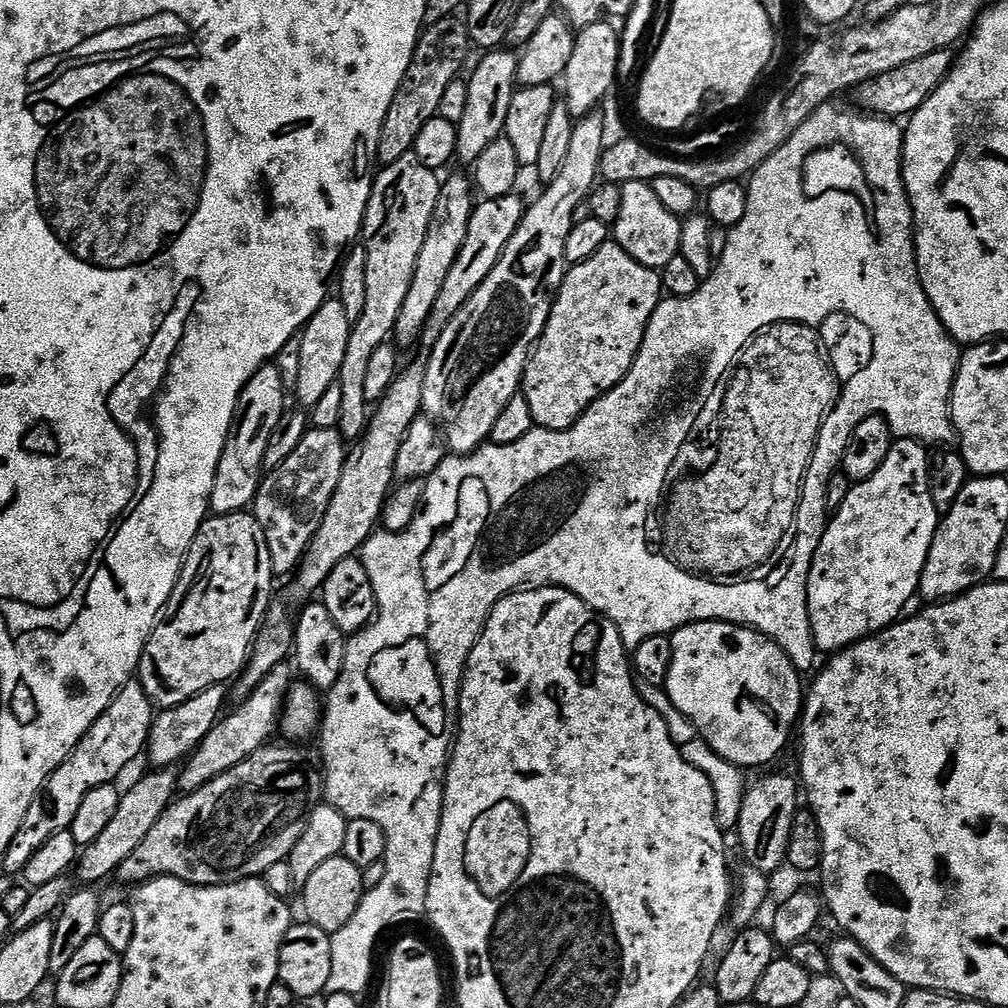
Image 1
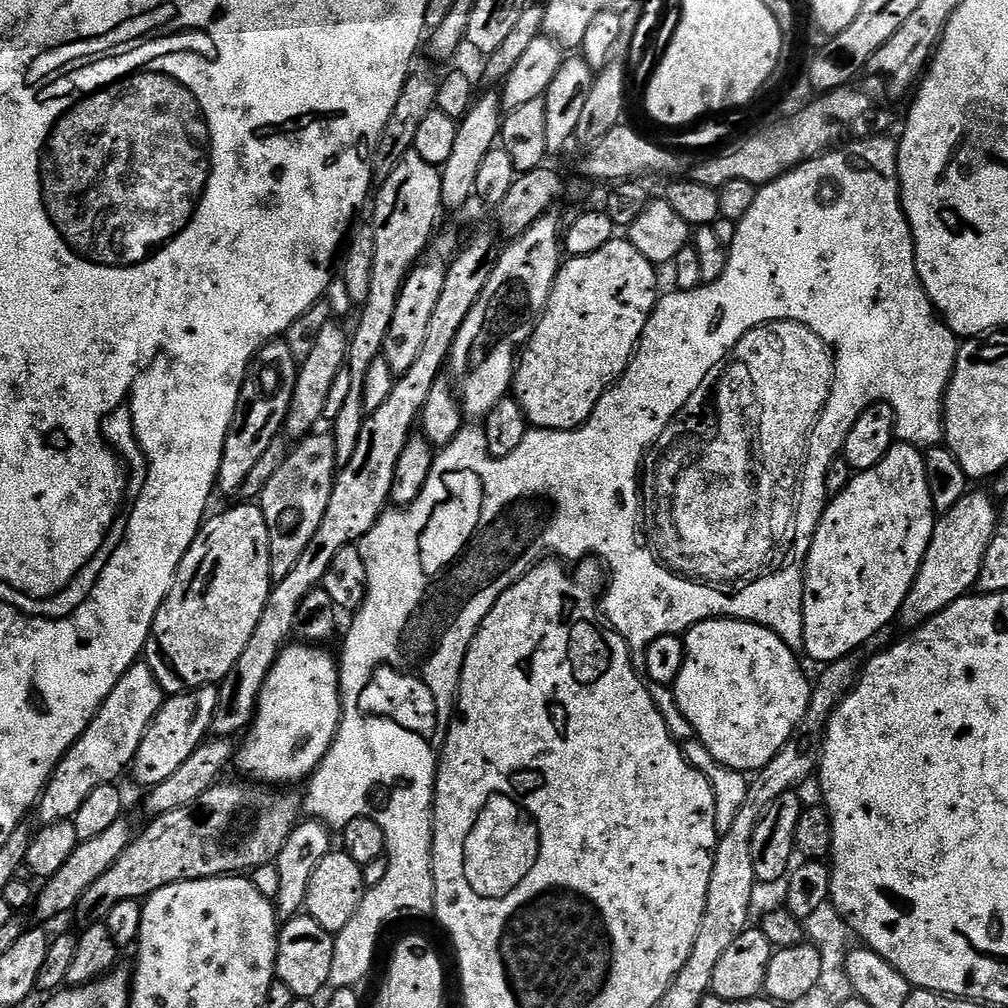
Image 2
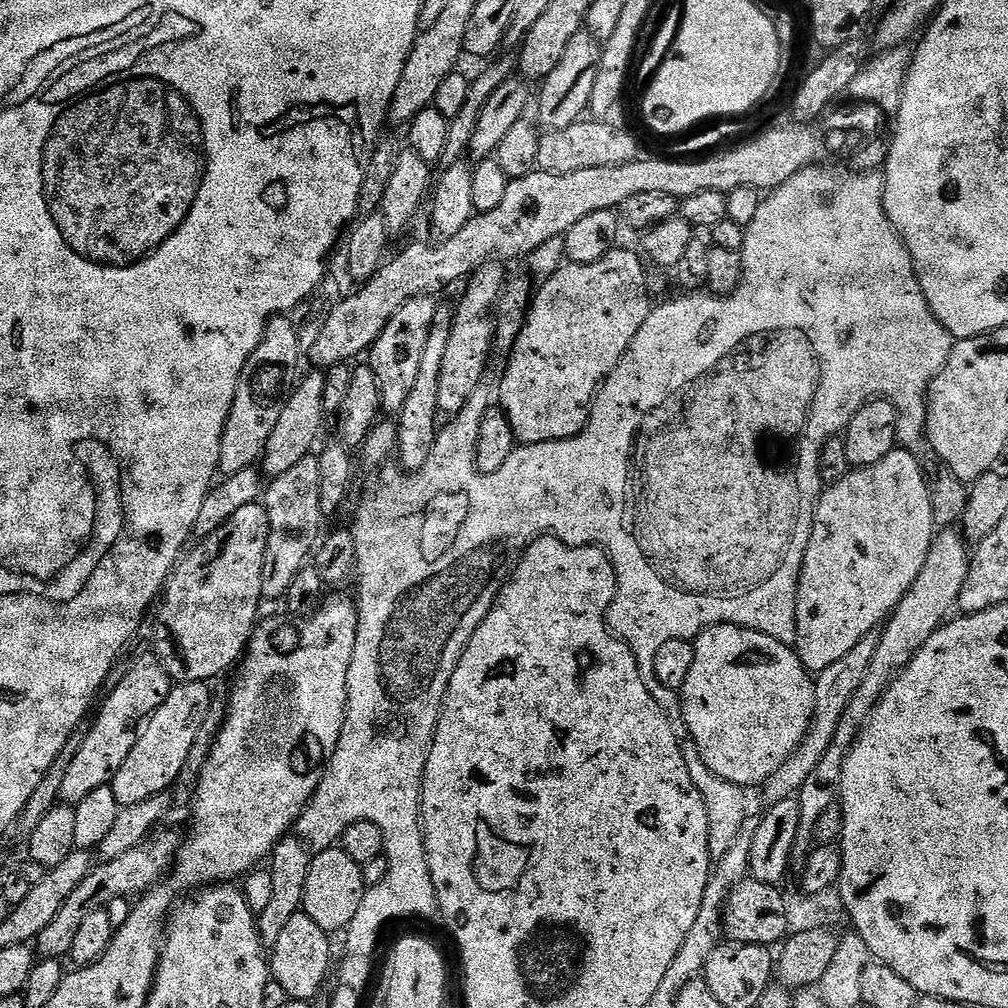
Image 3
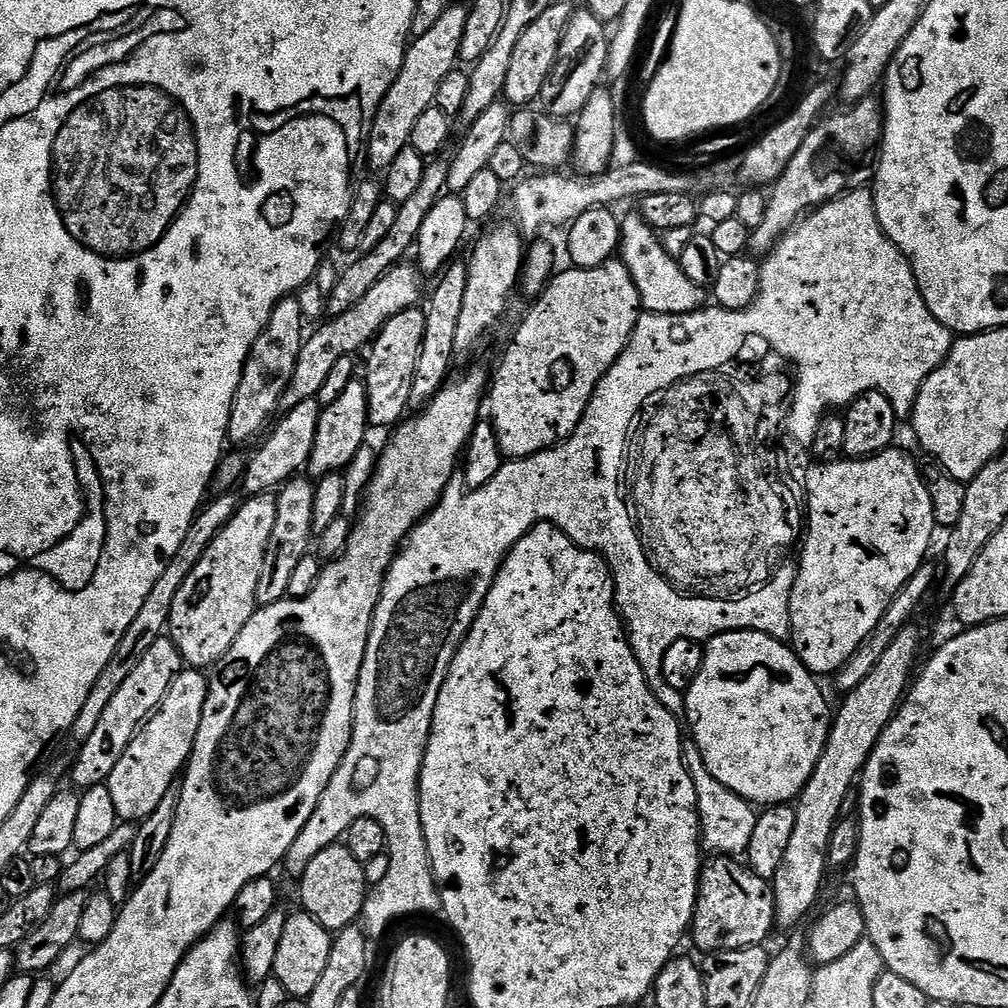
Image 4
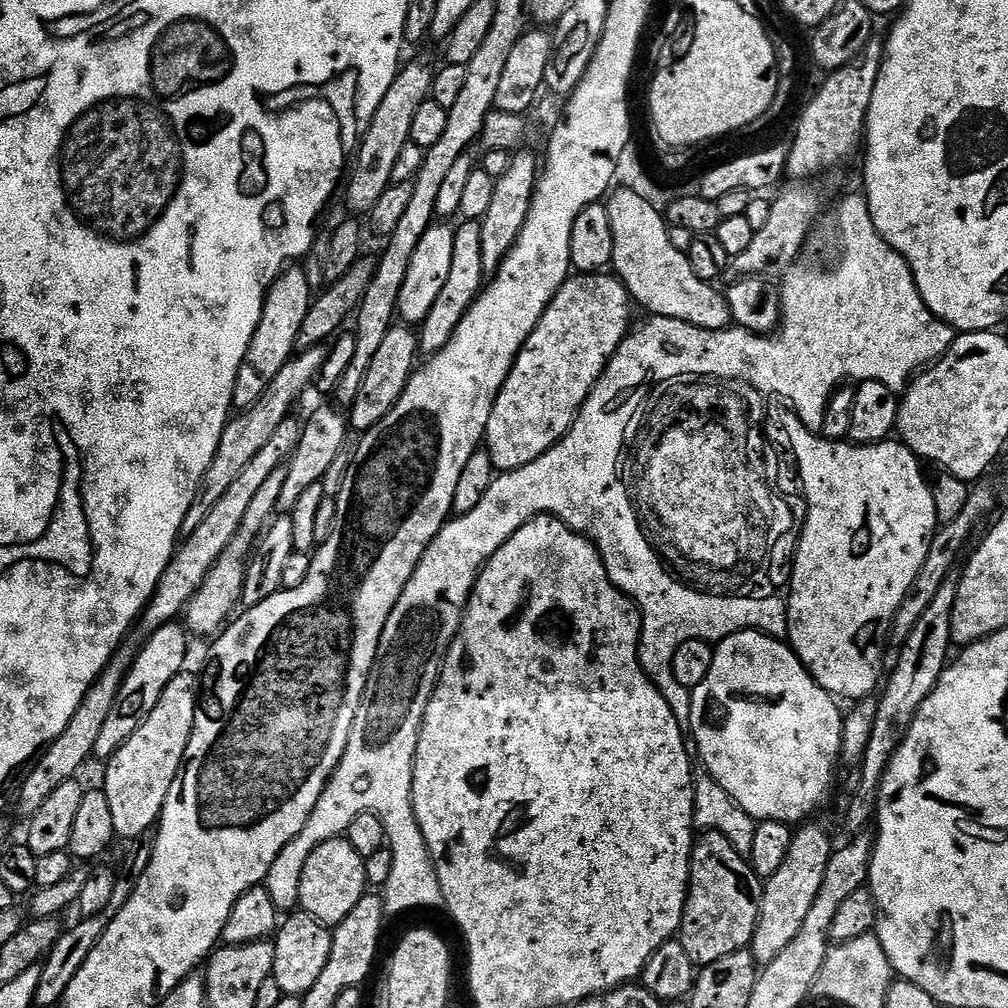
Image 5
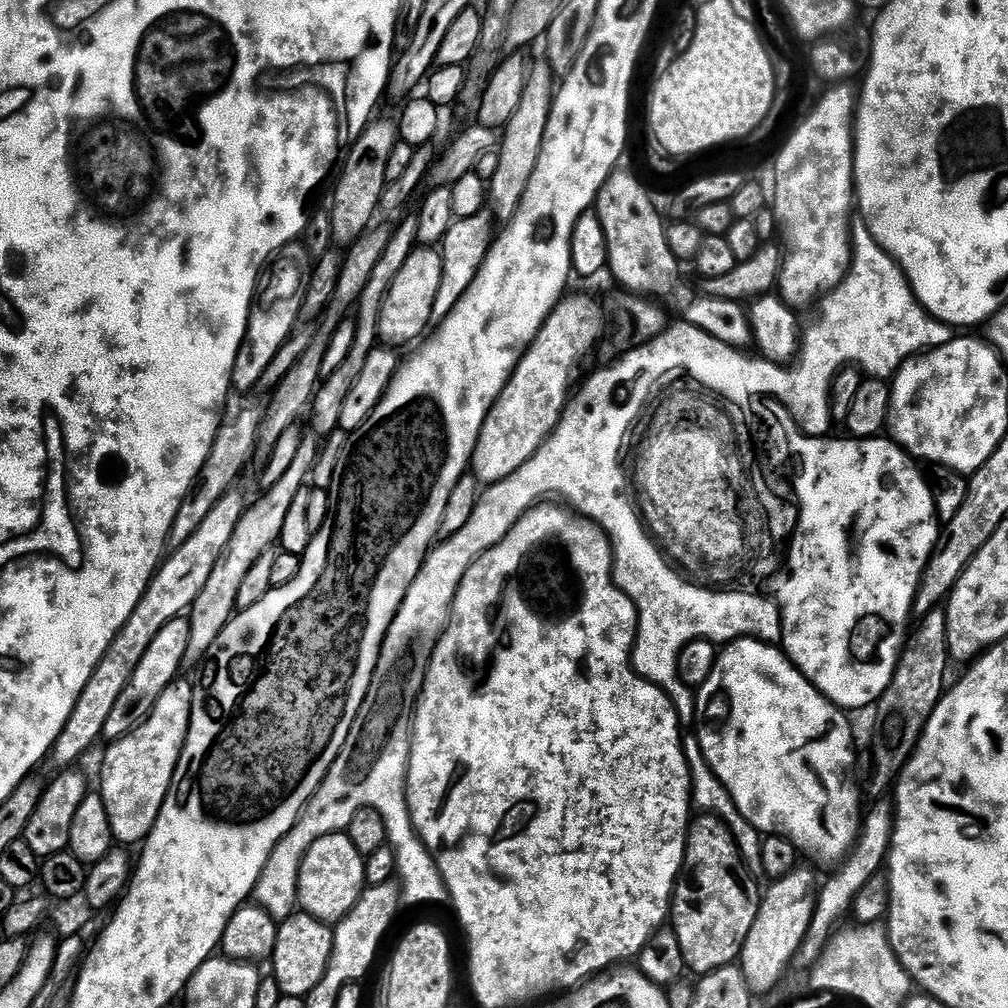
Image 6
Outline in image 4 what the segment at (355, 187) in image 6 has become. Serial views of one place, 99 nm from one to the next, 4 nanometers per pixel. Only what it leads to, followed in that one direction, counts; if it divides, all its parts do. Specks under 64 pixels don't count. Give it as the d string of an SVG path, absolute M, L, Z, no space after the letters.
M449 3L446 14L438 18L433 28L421 36L415 37L404 49L404 61L382 102L376 111L376 117L372 128L368 131L366 152L368 148L368 160L379 170L387 170L390 162L402 154L404 148L412 143L414 126L418 117L426 114L436 103L435 95L438 94L438 86L451 71L458 68L460 58L460 46L462 33L466 30L466 18L468 17L468 4Z

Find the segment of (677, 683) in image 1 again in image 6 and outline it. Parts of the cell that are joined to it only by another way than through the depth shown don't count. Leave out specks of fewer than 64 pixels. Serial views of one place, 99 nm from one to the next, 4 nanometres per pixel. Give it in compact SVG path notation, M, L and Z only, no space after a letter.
M741 638L739 640L733 640L731 643L727 645L728 648L719 653L716 657L716 665L714 666L714 670L710 670L710 678L706 678L706 682L700 685L698 691L696 692L696 718L694 721L694 735L697 739L700 740L701 744L701 752L705 756L705 760L708 763L709 767L712 768L714 775L721 780L723 786L725 786L726 790L729 791L730 798L733 799L734 806L738 808L738 810L745 816L746 822L750 823L759 831L761 834L771 834L774 836L784 836L790 843L796 847L797 853L809 856L812 860L817 860L820 864L832 864L831 866L836 866L841 863L851 853L858 837L860 834L860 830L862 827L862 808L860 812L860 792L862 796L862 788L859 788L856 785L856 780L858 781L858 776L856 773L856 761L858 759L858 747L856 748L856 744L852 741L852 724L847 720L845 713L841 711L841 709L837 708L836 705L832 704L826 697L821 694L821 692L816 689L810 681L806 679L804 675L797 668L792 665L791 660L788 659L787 656L784 655L783 651L776 644L766 644L763 640L753 640L751 638Z

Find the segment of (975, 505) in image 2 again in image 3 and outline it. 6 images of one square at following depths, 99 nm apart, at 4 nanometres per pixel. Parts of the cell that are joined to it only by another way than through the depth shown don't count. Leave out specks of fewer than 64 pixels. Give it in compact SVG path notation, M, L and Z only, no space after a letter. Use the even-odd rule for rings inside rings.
M959 527L939 529L933 535L932 545L926 554L926 562L922 570L918 570L918 578L910 586L908 593L900 599L898 606L892 611L880 632L878 650L874 659L870 661L870 671L866 679L854 694L846 714L842 714L842 722L838 726L838 734L834 734L834 742L830 750L826 750L826 758L818 762L818 767L806 778L806 786L802 786L800 795L800 829L796 839L796 852L807 853L813 847L812 835L824 816L828 807L835 805L838 800L838 789L842 778L844 757L848 755L853 742L860 734L860 729L872 717L872 711L886 694L886 690L898 678L898 674L926 646L930 634L934 634L953 615L954 609L960 603L962 585L966 583L966 574L972 565L969 541L965 540L964 533ZM953 608L953 612L952 612ZM952 612L952 613L951 613Z

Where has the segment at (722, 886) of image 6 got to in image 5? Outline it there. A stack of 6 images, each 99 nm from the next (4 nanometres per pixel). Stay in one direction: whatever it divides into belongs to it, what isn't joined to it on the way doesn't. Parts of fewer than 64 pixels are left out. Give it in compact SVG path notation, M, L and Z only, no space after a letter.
M705 831L700 837L692 845L692 872L688 875L688 897L684 903L684 917L678 933L680 945L697 966L718 962L718 958L745 951L751 945L764 893L764 885L751 863L741 856L722 833Z

